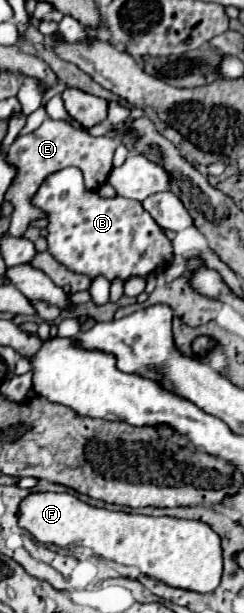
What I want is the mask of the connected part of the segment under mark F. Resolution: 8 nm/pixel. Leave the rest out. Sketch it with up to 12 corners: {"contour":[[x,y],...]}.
{"contour":[[21,500],[43,544],[91,548],[173,588],[213,592],[221,538],[197,520]]}

